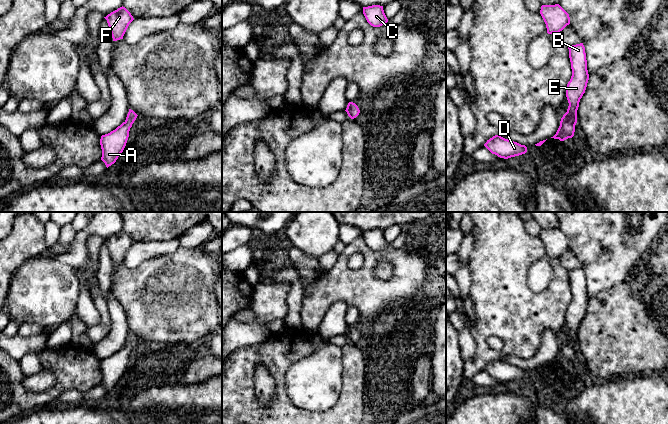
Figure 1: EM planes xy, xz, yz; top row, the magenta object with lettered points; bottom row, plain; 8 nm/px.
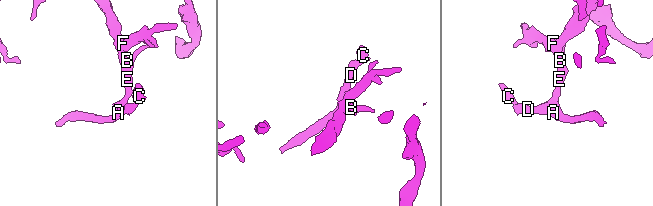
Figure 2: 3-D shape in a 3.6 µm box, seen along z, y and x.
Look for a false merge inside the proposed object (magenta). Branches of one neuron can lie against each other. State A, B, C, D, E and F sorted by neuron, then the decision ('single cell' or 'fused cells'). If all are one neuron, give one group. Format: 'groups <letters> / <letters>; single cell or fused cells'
groups A B C D E F; single cell

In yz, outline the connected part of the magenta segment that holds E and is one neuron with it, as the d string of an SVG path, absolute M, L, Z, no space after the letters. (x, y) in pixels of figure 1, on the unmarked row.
M583 267L569 270L568 273L572 293L572 300L566 312L566 321L569 330L567 336L561 342L560 350L556 358L551 361L559 363L560 365L574 360L579 326L585 317L589 304L586 277Z

